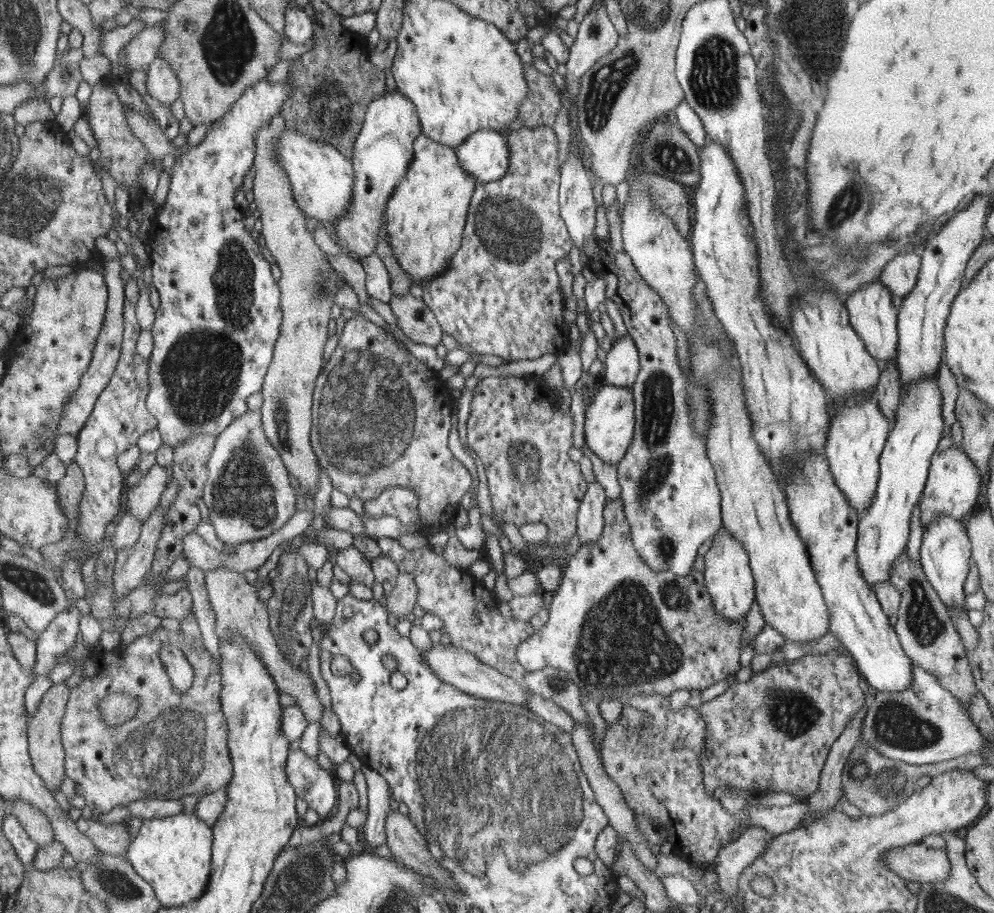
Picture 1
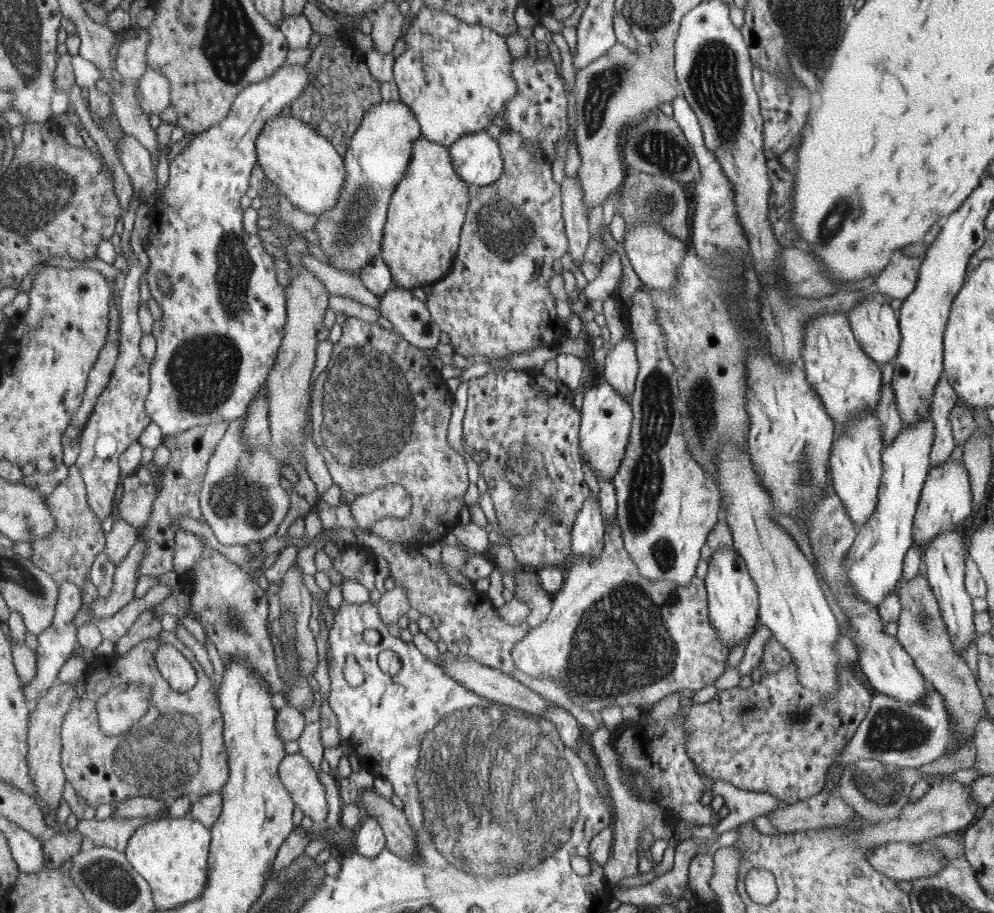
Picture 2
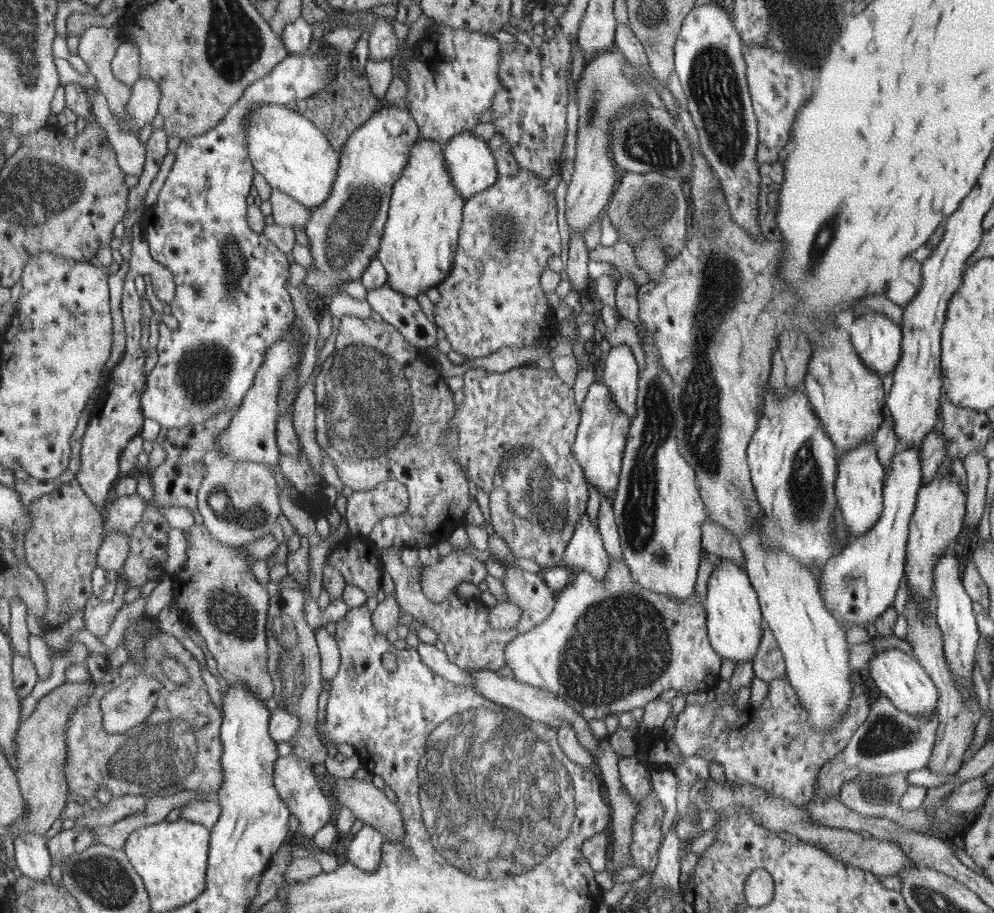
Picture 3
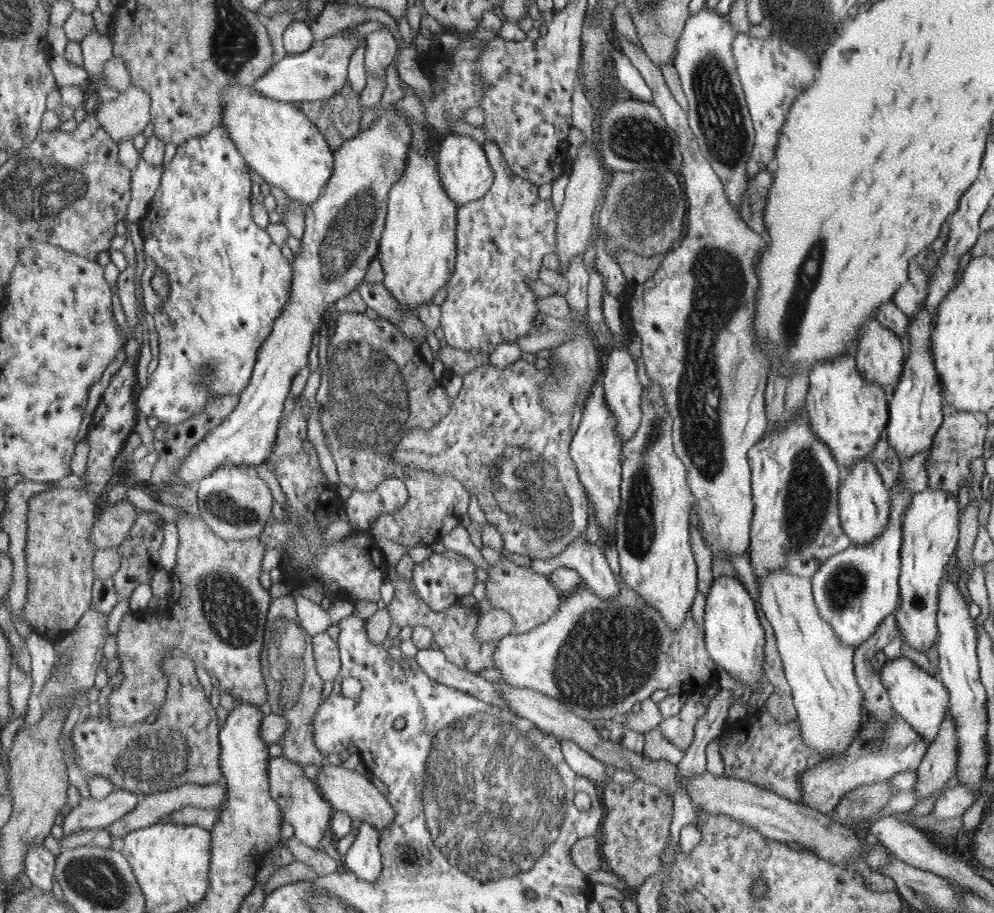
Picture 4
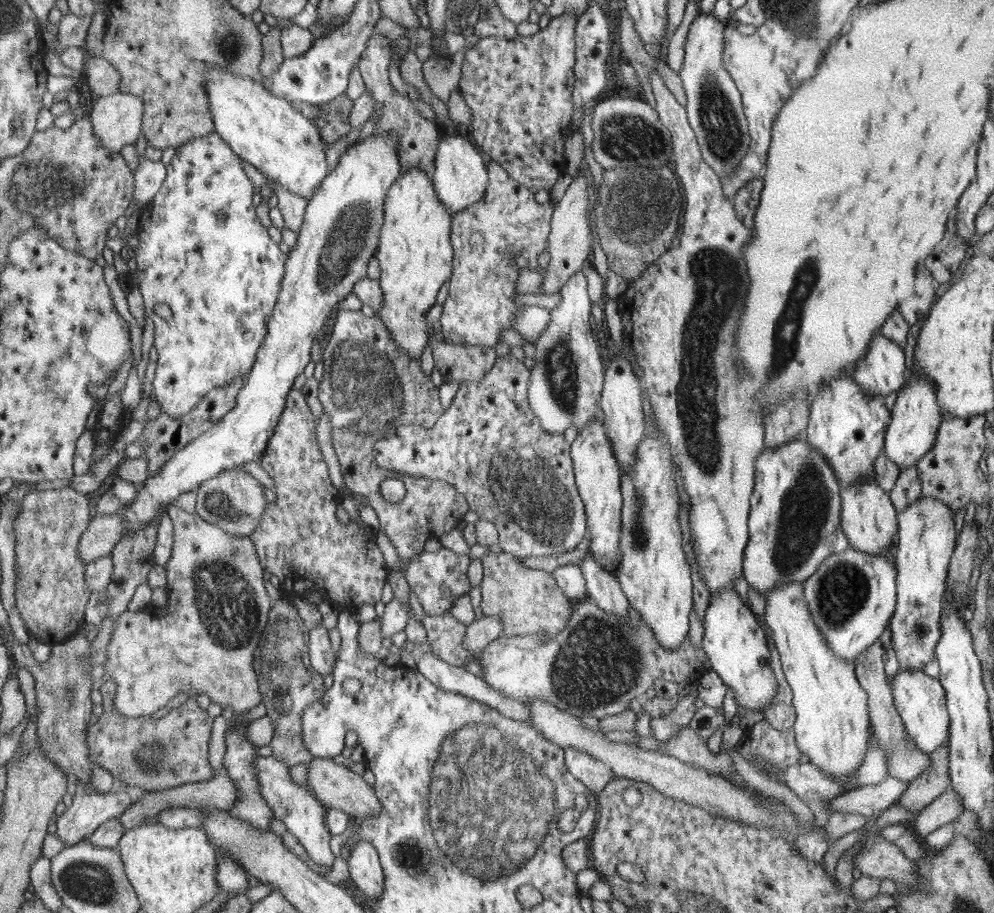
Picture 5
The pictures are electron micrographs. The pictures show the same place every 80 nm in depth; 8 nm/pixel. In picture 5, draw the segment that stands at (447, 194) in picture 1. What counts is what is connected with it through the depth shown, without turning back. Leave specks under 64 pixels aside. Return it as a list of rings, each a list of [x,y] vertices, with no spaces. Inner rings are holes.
[[[414,167],[405,173],[391,187],[384,207],[385,222],[375,259],[380,266],[380,290],[382,307],[380,320],[388,329],[392,342],[415,359],[420,358],[428,344],[428,332],[424,314],[436,304],[440,286],[449,280],[454,269],[455,248],[450,226],[454,215],[449,213],[437,195],[431,176],[421,168]]]

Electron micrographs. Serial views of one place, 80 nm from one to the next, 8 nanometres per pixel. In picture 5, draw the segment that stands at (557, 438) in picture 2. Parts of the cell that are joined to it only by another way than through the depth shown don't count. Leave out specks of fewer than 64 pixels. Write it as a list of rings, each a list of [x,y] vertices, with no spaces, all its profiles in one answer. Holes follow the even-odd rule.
[[[512,355],[497,357],[493,367],[486,372],[479,382],[471,383],[466,381],[459,386],[452,405],[445,410],[444,416],[434,427],[424,428],[420,425],[400,425],[388,436],[383,436],[379,442],[375,443],[373,452],[375,460],[380,467],[393,468],[400,472],[407,472],[409,475],[421,476],[422,478],[432,478],[437,482],[442,482],[446,486],[454,485],[457,491],[463,492],[468,497],[471,504],[470,510],[476,512],[481,518],[494,522],[499,532],[498,544],[506,552],[514,554],[517,558],[523,557],[538,558],[539,556],[558,556],[564,552],[572,552],[578,544],[586,537],[587,533],[587,512],[585,504],[579,495],[579,487],[575,481],[574,461],[571,459],[571,445],[564,439],[564,435],[553,435],[544,430],[541,420],[532,412],[530,401],[528,400],[529,382],[531,382],[532,372],[522,361]]]

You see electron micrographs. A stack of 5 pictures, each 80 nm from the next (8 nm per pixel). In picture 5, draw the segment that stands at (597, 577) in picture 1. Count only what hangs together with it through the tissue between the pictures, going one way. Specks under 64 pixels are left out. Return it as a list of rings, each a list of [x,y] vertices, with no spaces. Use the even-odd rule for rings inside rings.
[[[588,596],[581,601],[573,601],[573,613],[566,626],[553,639],[547,639],[546,635],[538,633],[500,636],[488,644],[478,660],[485,672],[482,678],[510,700],[516,699],[529,706],[534,699],[540,699],[554,703],[561,711],[579,718],[619,715],[629,708],[630,700],[643,700],[646,690],[653,688],[657,678],[677,685],[691,680],[698,686],[701,675],[711,668],[703,647],[693,647],[687,634],[678,648],[666,650],[661,647],[661,642],[657,641],[653,630],[641,619],[634,607],[630,606],[627,618],[627,623],[621,623],[616,615],[601,609]]]

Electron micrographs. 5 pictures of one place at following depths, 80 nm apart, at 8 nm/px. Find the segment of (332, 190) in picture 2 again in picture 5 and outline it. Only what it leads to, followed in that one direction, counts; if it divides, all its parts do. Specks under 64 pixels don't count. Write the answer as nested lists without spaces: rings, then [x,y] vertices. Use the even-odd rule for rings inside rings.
[[[212,67],[207,71],[205,87],[215,121],[215,131],[231,146],[232,150],[237,155],[244,157],[248,164],[252,164],[267,178],[281,184],[282,188],[286,188],[302,198],[312,198],[331,172],[326,163],[327,144],[322,140],[319,128],[304,117],[295,105],[268,92],[259,78],[234,74],[226,69]]]

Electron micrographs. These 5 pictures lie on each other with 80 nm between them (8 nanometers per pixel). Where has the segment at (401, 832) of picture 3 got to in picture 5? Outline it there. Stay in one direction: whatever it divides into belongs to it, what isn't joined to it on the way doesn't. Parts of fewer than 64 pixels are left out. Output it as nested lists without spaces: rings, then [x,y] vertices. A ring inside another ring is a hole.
[[[319,757],[312,759],[308,764],[308,788],[316,796],[316,800],[324,802],[324,805],[327,805],[329,808],[342,810],[346,815],[353,816],[358,820],[372,817],[372,815],[380,815],[382,804],[376,798],[377,794],[372,790],[372,786],[367,784],[360,774],[355,774],[352,770],[349,770],[346,764],[340,766],[332,759]]]

